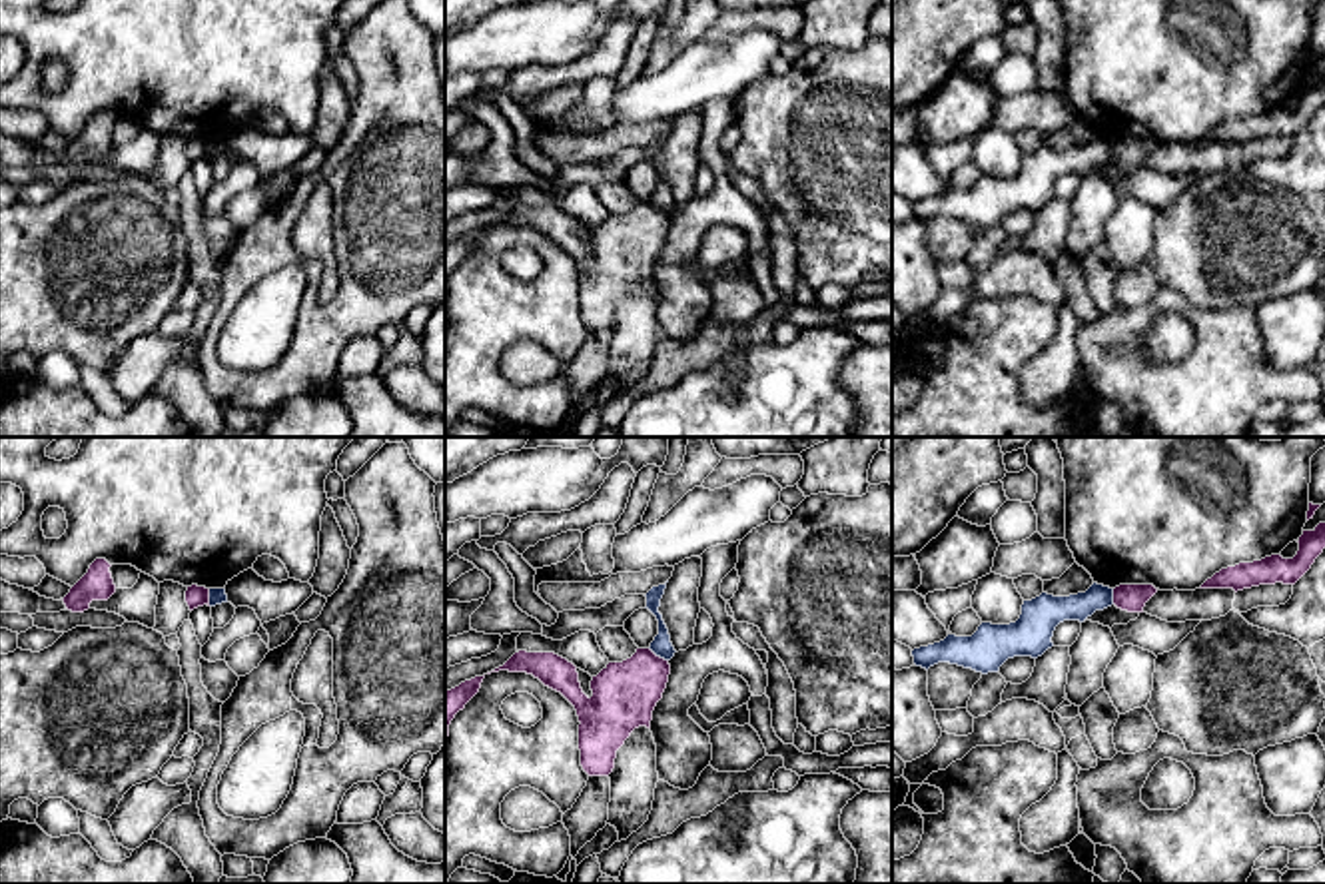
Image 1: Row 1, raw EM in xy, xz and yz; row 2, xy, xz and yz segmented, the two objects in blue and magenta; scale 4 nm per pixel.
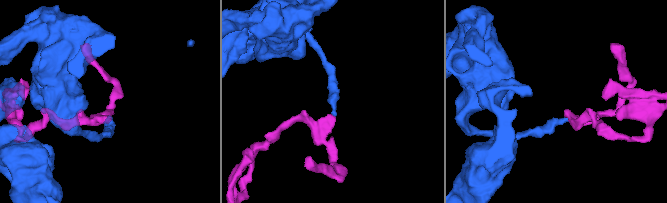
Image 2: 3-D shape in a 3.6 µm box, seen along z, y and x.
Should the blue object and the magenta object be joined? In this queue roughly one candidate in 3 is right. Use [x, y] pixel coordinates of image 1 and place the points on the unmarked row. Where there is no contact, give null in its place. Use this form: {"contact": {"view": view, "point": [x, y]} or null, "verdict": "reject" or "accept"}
{"contact": {"view": "xz", "point": [659, 208]}, "verdict": "reject"}

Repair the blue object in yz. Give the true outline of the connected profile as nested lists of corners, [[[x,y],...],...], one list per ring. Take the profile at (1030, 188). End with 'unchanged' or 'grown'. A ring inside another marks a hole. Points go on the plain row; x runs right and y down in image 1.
[[[1094,136],[1086,146],[1054,150],[1042,146],[1024,154],[1022,168],[1010,178],[982,176],[972,190],[948,188],[944,194],[912,204],[914,218],[930,221],[950,216],[976,225],[998,225],[1014,210],[1042,210],[1054,200],[1052,190],[1060,176],[1084,176],[1096,164],[1113,158],[1113,142]]]; unchanged

